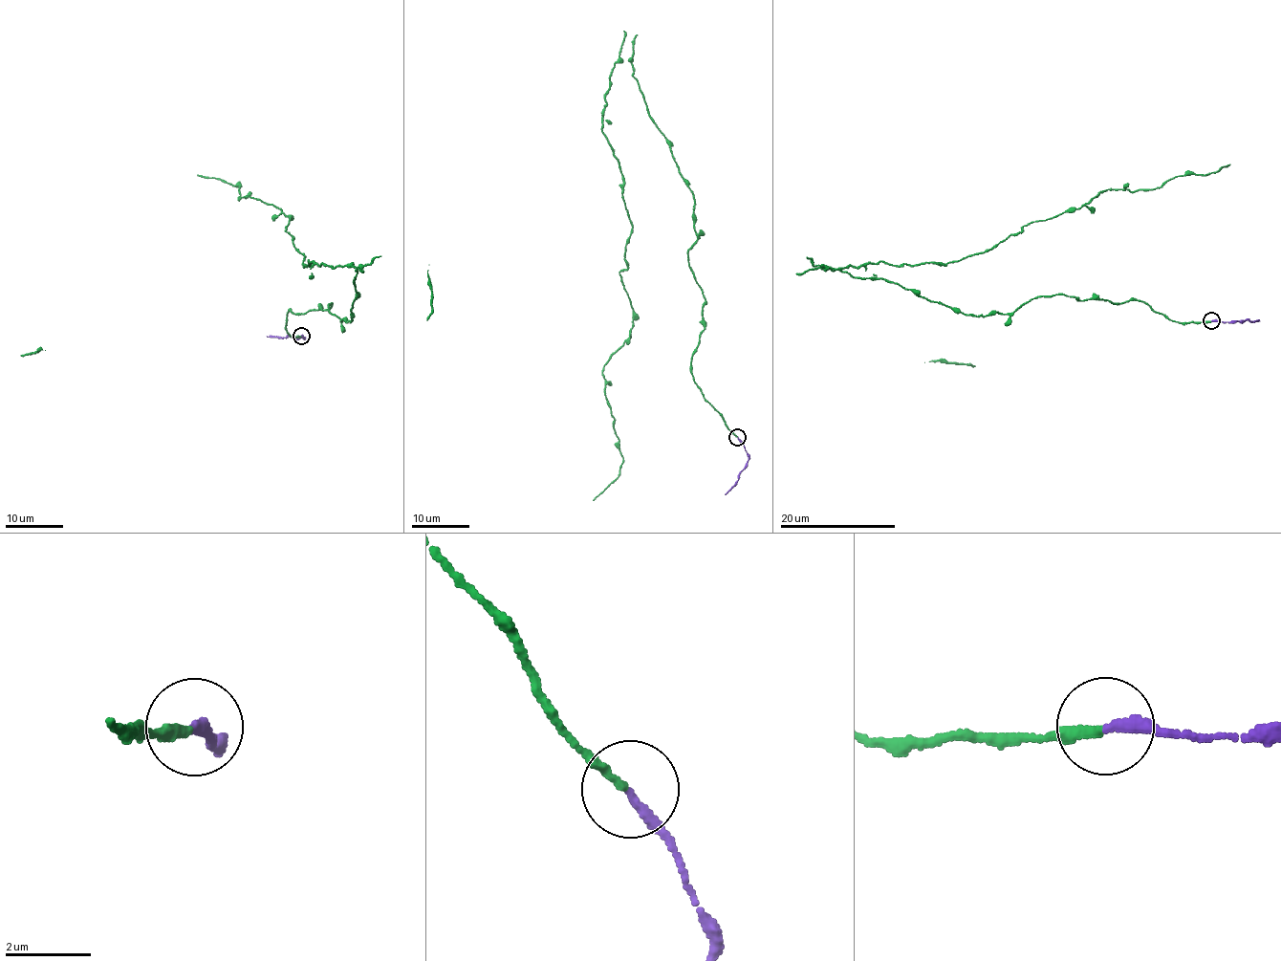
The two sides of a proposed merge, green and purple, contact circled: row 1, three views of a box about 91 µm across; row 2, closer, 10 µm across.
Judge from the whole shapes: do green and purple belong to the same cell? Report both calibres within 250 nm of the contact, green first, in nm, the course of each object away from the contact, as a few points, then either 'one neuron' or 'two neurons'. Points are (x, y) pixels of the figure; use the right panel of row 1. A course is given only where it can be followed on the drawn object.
calibres 180 and 240 nm; course green (1210, 321), (1040, 295), (966, 316), (821, 265), (948, 263), (1101, 192), (1229, 163); course purple (1210, 321), (1259, 319); one neuron

